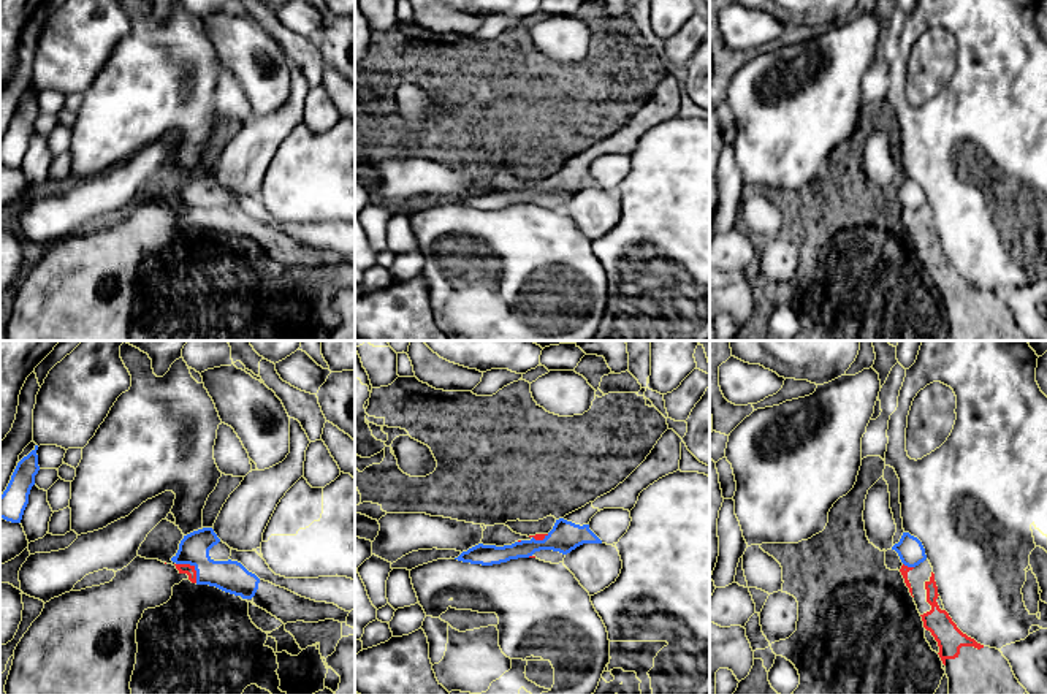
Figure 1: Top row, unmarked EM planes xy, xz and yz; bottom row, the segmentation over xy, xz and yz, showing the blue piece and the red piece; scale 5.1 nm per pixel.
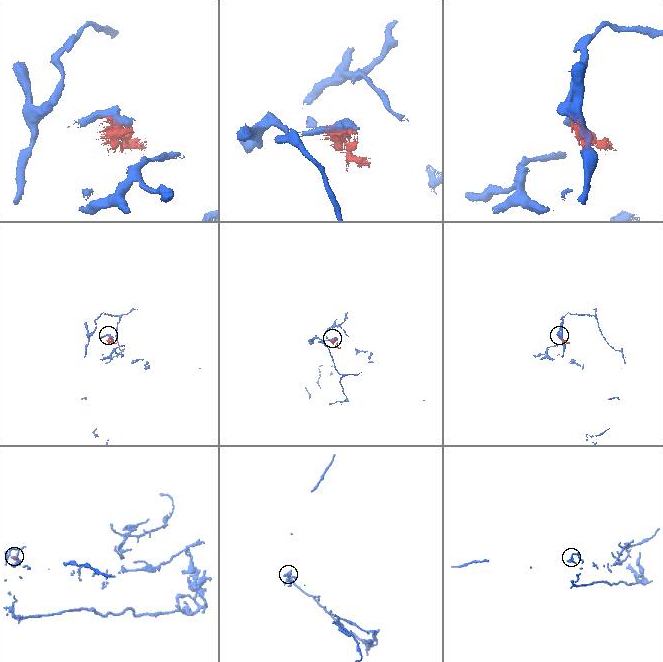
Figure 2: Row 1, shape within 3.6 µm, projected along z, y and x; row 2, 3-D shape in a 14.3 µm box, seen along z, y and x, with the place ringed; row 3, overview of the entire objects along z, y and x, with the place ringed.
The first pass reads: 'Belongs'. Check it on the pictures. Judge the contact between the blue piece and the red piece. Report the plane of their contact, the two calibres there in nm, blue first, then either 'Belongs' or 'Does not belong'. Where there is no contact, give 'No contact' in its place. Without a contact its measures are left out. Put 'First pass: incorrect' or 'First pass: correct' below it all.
Touches blue in xy. Thickness 160 nm (blue) against 50 nm. Does not belong
First pass: incorrect

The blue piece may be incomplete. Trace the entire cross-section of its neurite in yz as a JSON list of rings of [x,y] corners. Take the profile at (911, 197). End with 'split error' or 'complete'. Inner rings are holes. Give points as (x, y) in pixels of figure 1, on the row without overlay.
[[[903,177],[900,187],[892,195],[898,198],[901,208],[908,212],[916,212],[927,204],[922,187],[909,177]]]; complete

